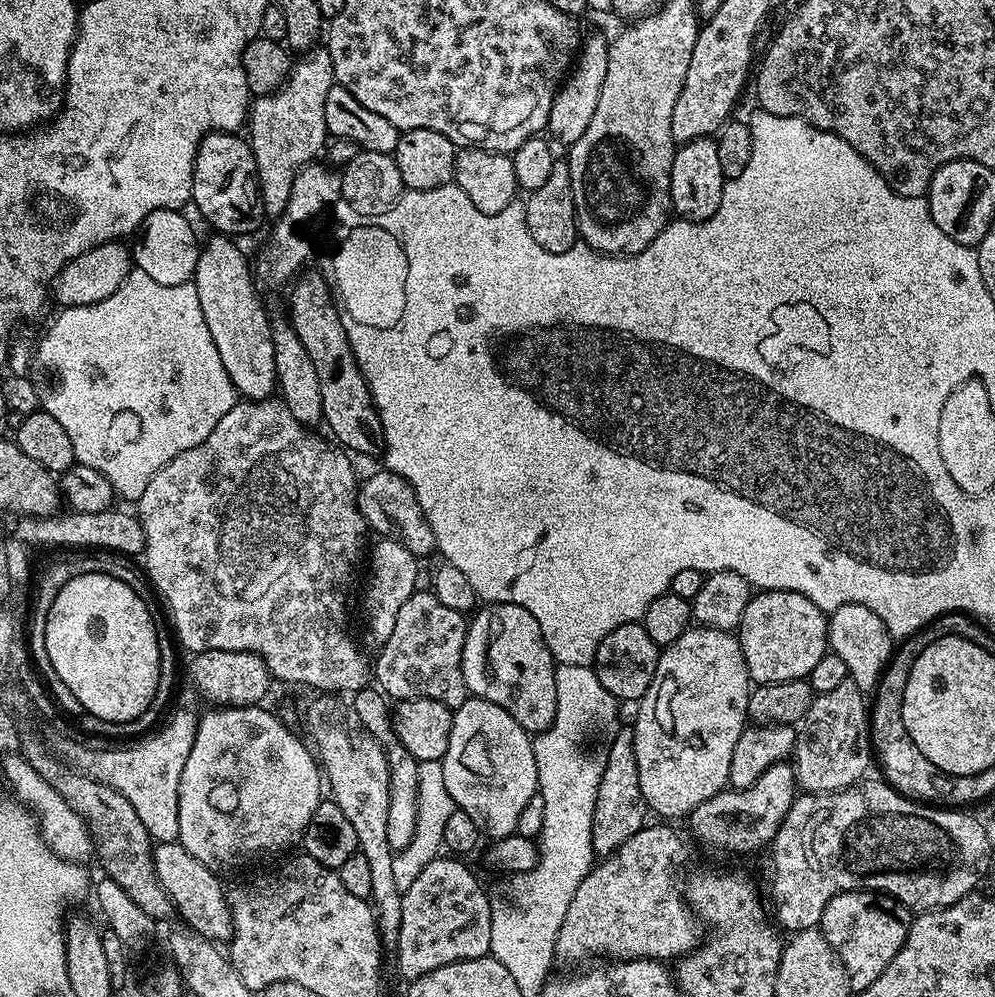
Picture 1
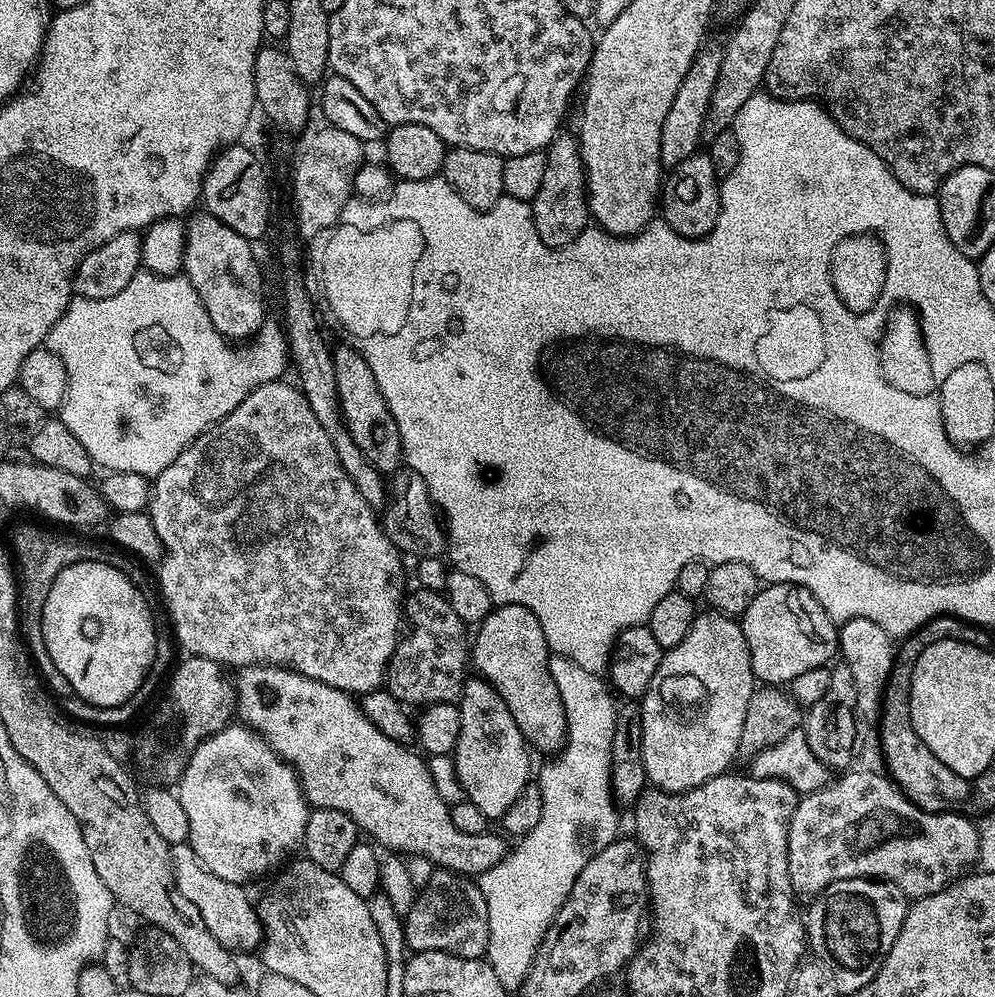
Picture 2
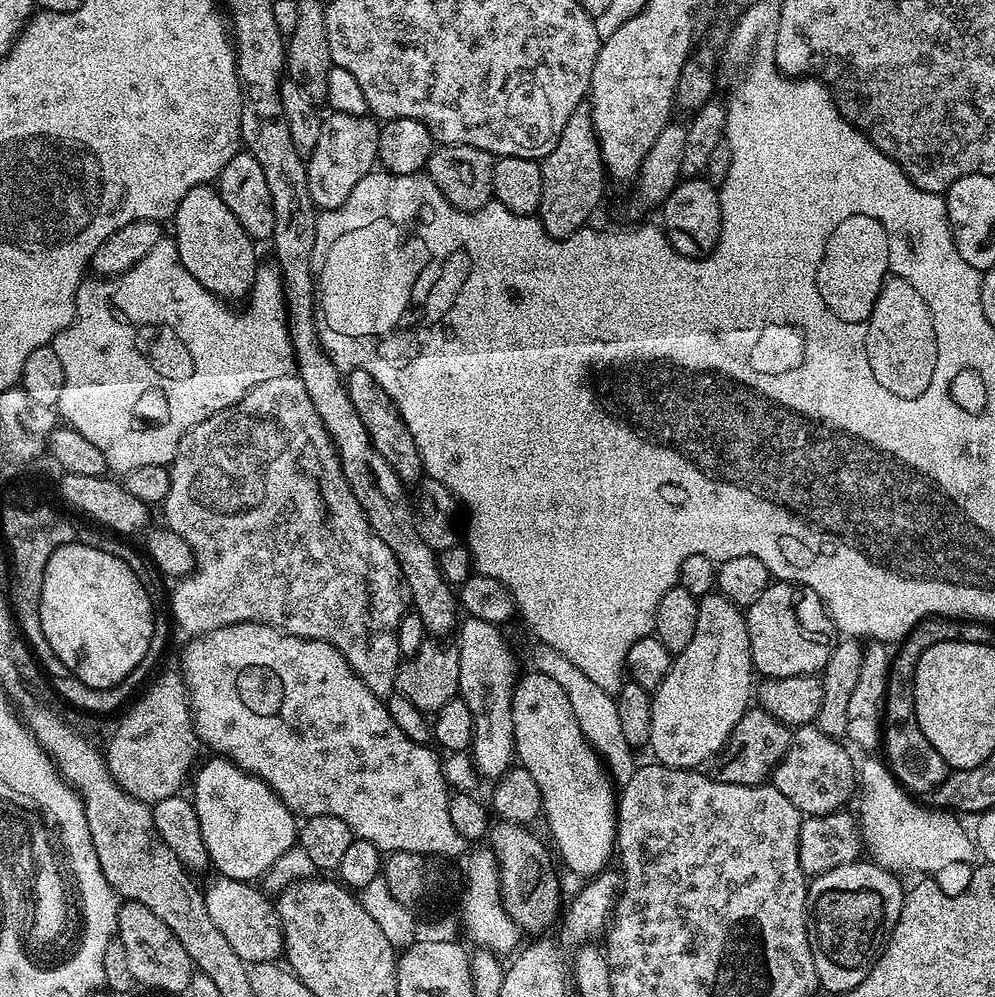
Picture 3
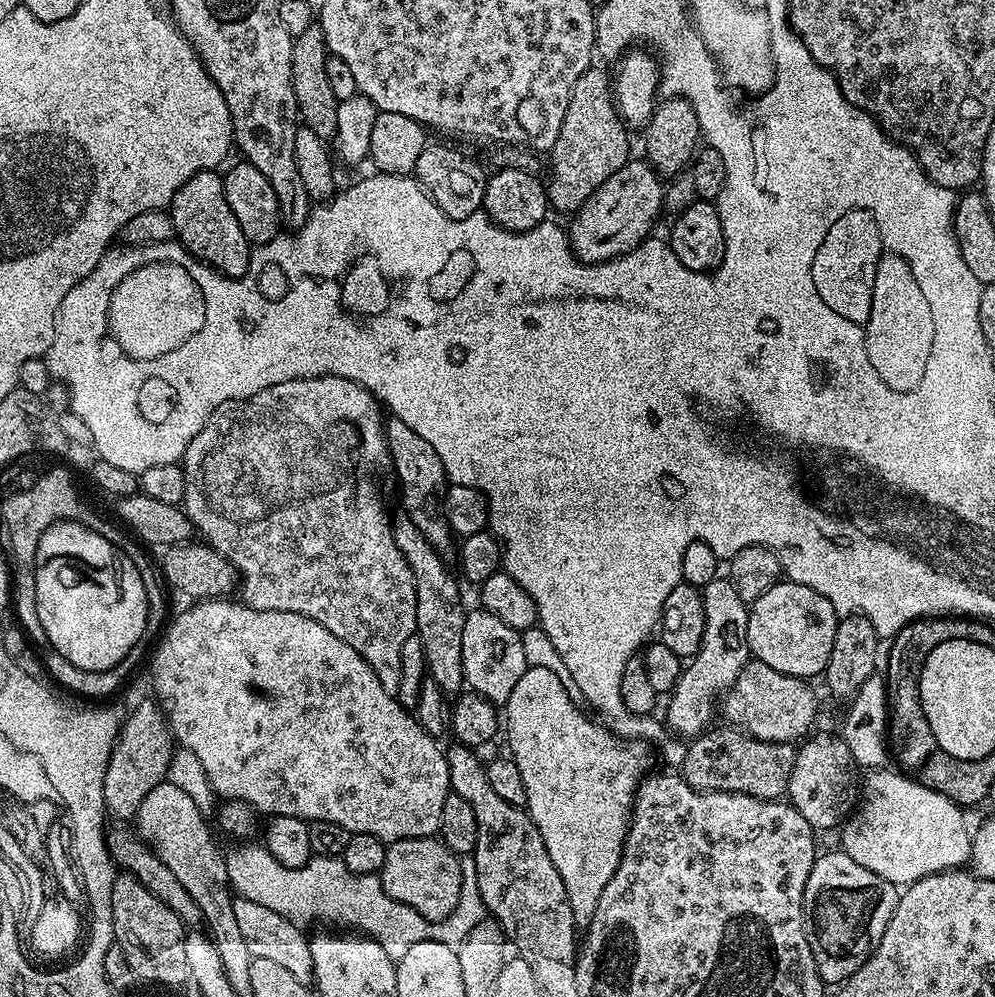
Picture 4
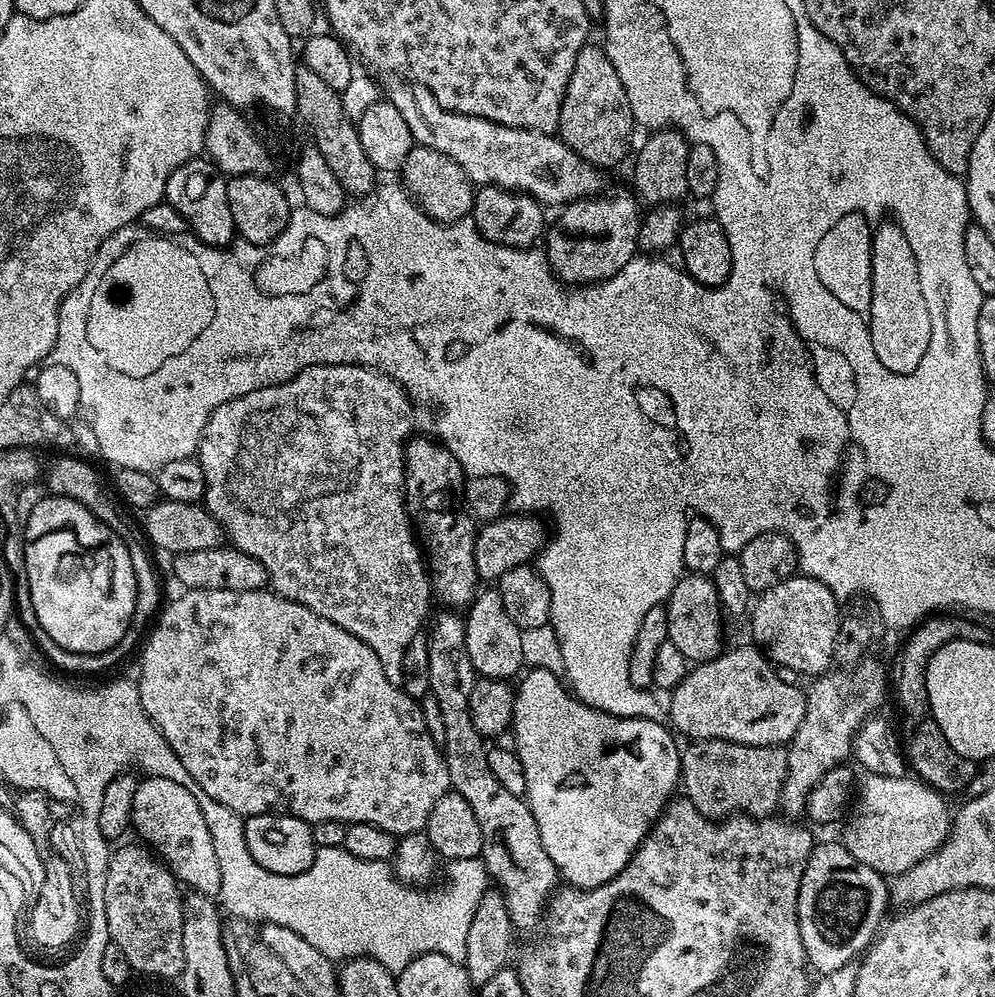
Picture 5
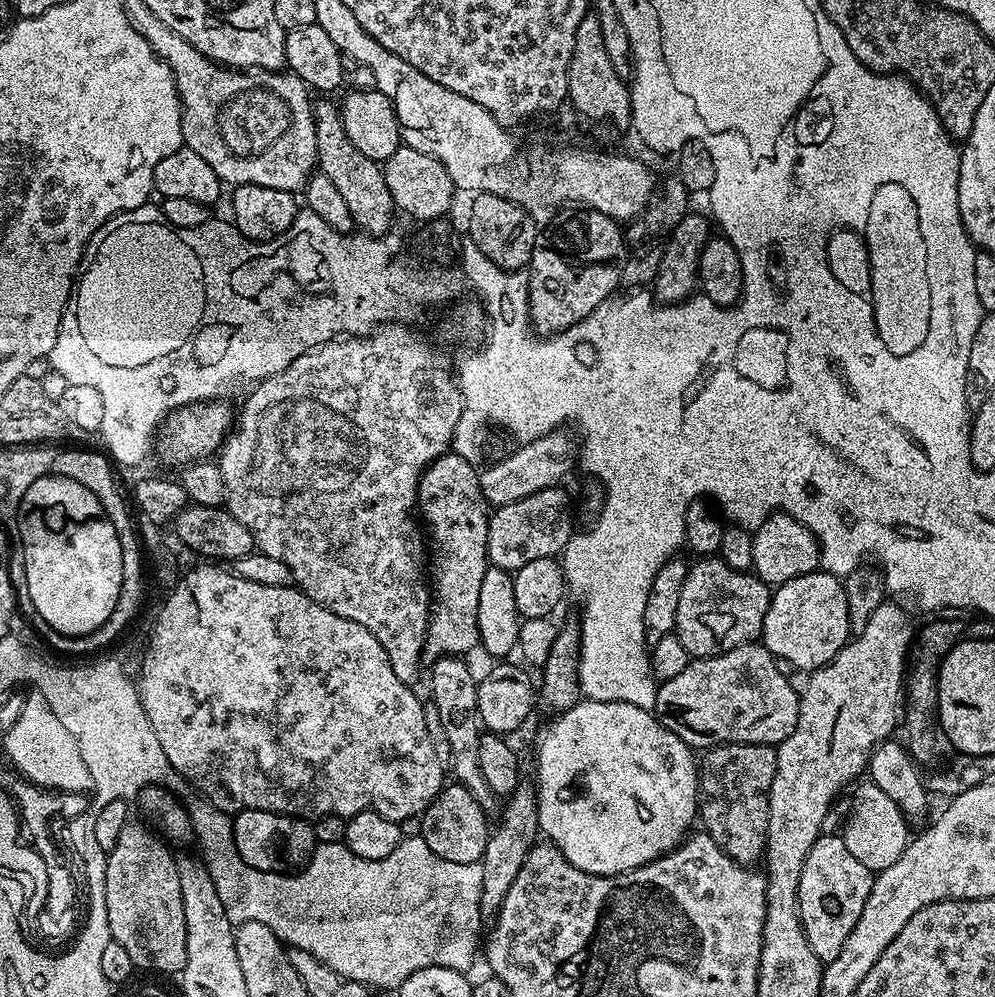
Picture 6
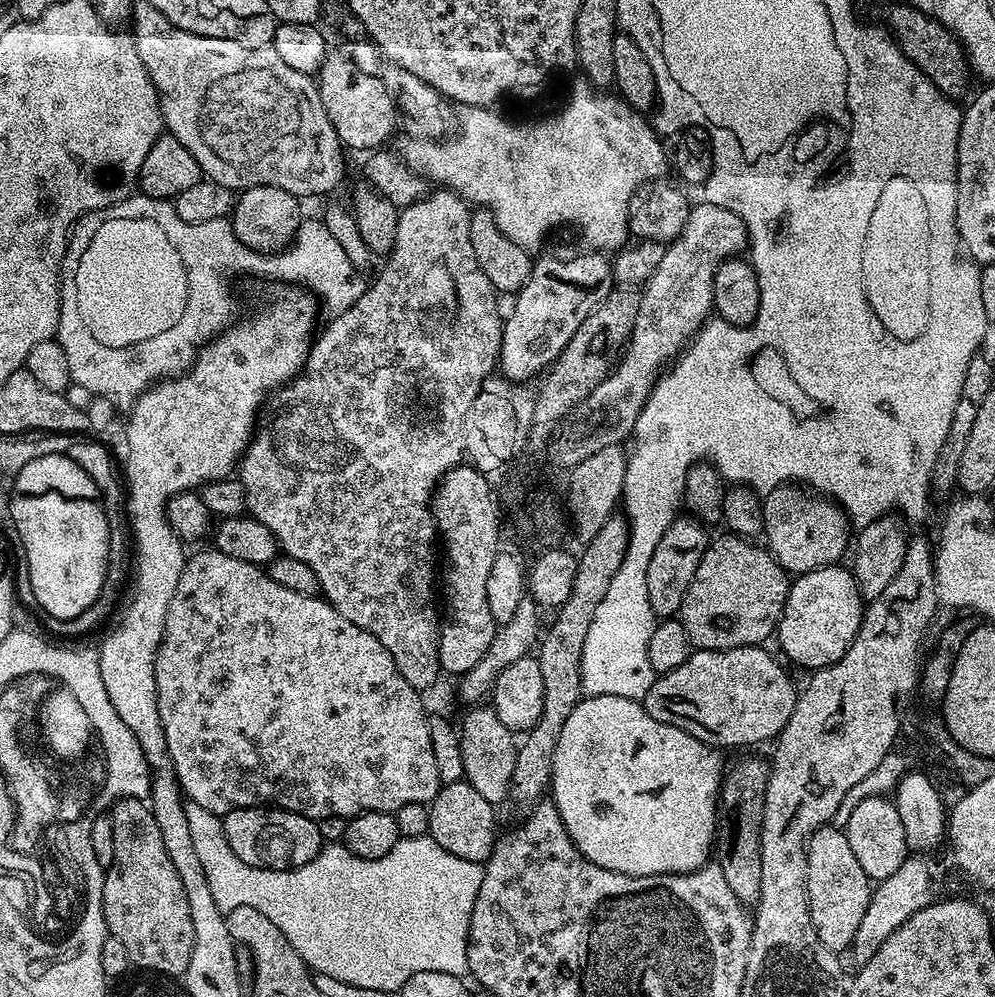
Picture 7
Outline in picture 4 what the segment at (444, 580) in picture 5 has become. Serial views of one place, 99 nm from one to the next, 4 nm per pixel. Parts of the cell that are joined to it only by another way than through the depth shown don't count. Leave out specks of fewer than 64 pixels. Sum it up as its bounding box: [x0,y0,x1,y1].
[384,419,454,554]

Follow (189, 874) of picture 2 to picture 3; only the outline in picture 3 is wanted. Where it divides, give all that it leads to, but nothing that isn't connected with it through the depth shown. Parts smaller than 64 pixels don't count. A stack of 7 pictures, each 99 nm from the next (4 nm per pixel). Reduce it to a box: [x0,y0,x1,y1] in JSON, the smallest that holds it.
[203,876,284,966]

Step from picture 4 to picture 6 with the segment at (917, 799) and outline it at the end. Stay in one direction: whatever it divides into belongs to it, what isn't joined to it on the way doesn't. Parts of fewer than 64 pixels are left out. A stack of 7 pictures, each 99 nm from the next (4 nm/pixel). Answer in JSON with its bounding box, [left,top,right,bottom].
[842,783,910,874]

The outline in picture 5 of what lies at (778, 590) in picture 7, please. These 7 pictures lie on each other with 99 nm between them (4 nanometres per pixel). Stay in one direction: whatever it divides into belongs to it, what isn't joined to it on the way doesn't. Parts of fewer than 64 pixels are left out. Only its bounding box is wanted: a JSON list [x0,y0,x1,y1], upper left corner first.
[666,575,725,665]

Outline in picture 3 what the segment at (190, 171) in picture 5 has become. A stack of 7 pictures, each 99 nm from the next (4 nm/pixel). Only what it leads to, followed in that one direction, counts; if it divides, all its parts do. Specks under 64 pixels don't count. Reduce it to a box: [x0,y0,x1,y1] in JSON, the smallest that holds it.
[174,184,258,302]

